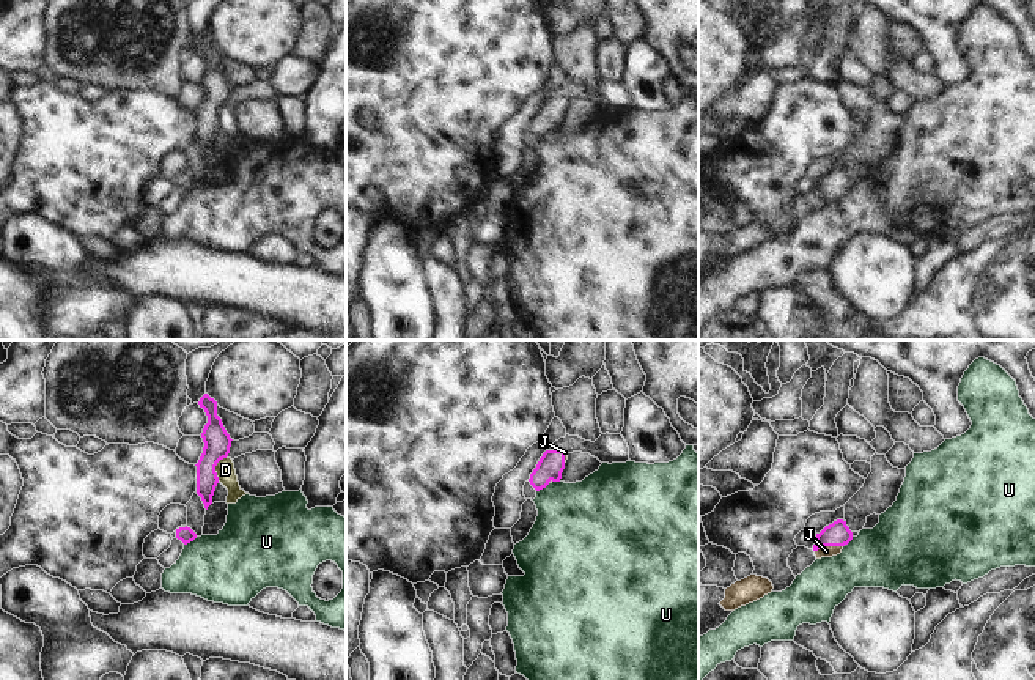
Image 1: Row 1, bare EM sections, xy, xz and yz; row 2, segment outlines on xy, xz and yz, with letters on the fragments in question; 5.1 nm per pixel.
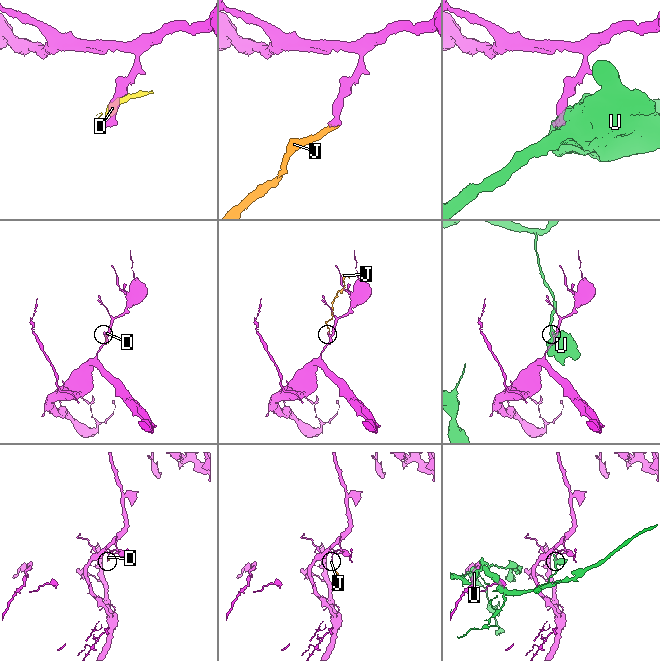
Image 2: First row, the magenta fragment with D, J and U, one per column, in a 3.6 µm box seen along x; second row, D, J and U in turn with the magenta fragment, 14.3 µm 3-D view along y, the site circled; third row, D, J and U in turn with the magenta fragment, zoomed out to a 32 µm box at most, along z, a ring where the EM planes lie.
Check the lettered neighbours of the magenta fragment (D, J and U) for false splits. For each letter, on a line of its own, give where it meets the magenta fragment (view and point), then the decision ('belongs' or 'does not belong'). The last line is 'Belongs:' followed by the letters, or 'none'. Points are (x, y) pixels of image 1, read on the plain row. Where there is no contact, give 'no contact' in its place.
D: xy (214, 115) | does not belong
J: yz (828, 192) | belongs
U: xy (191, 188) | does not belong
Belongs: J

